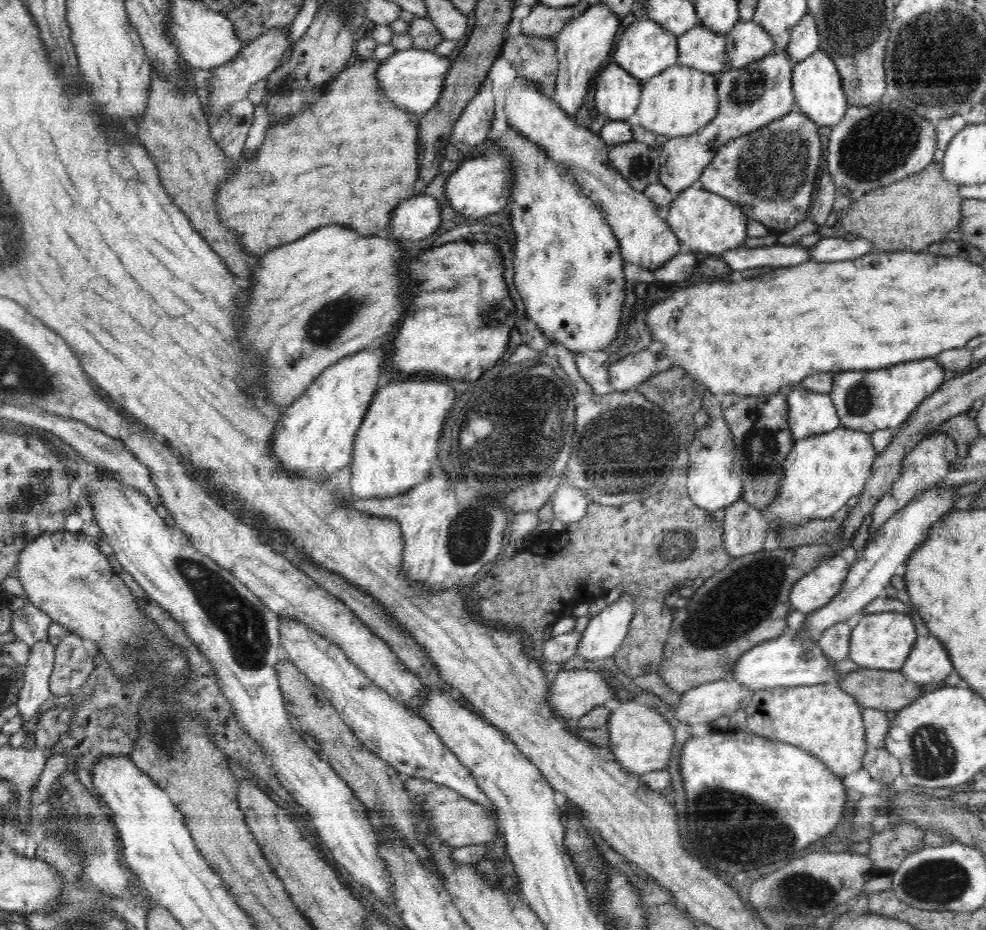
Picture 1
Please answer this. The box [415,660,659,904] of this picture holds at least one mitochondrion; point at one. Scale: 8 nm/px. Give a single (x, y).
(493, 869)

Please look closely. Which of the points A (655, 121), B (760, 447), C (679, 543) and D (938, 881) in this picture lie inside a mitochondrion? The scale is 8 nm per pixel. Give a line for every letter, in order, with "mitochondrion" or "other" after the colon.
A: other
B: mitochondrion
C: mitochondrion
D: mitochondrion

